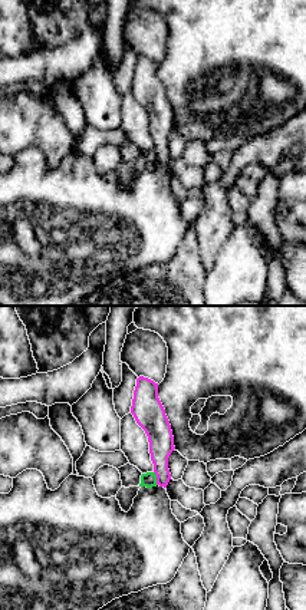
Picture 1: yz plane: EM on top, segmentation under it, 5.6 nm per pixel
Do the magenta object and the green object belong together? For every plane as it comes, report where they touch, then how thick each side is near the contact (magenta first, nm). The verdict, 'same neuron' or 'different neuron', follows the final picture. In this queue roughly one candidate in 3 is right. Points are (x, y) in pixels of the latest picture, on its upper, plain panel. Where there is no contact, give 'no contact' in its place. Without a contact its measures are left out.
(157, 157) | 140/90 nm

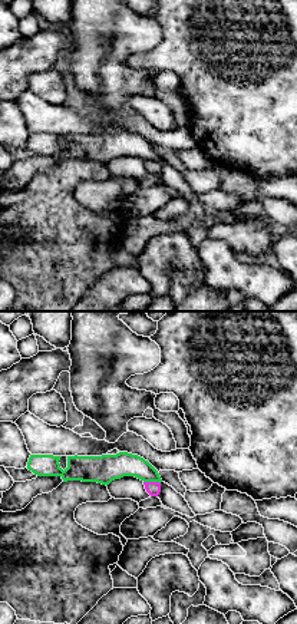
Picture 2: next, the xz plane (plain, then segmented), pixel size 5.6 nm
(152, 161) | 80/140 nm

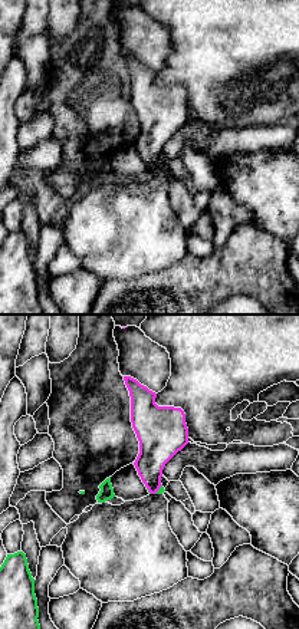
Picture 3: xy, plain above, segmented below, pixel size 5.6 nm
(158, 167) | 220/40 nm

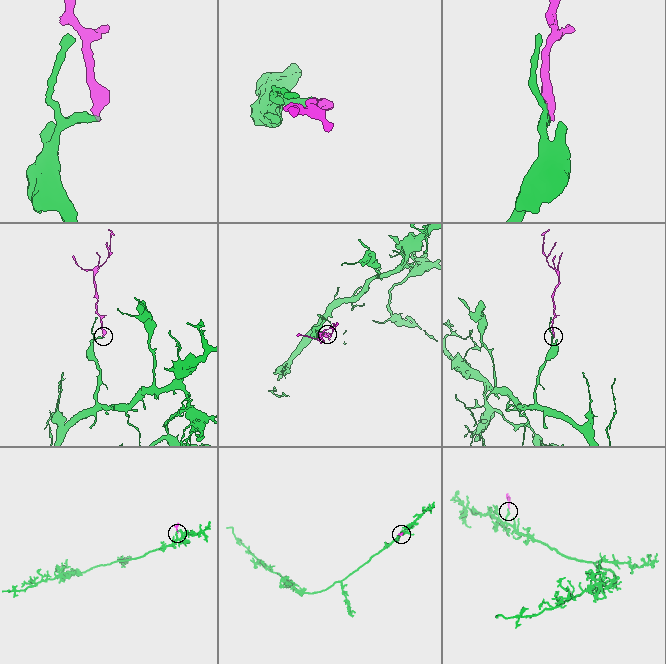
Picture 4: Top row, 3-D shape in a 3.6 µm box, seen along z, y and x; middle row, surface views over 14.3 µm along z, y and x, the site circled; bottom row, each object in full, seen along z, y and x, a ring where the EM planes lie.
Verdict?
different neuron

